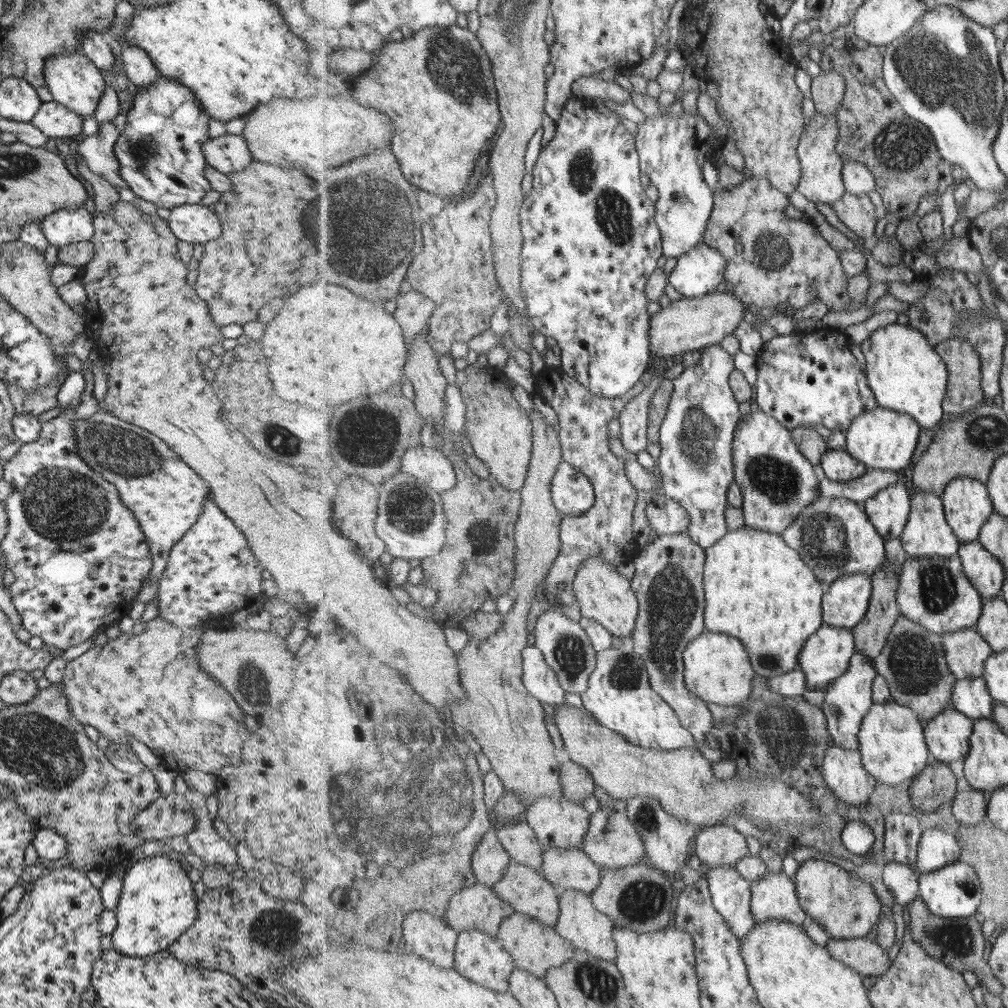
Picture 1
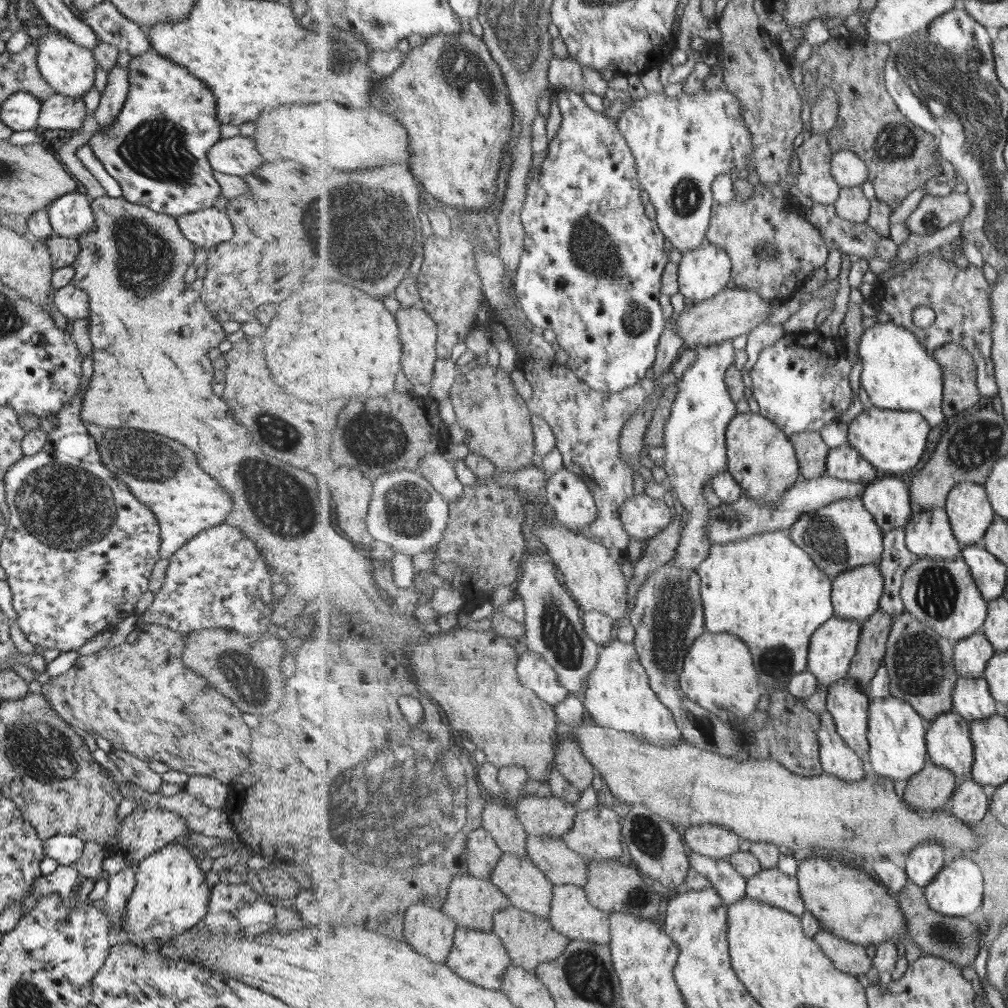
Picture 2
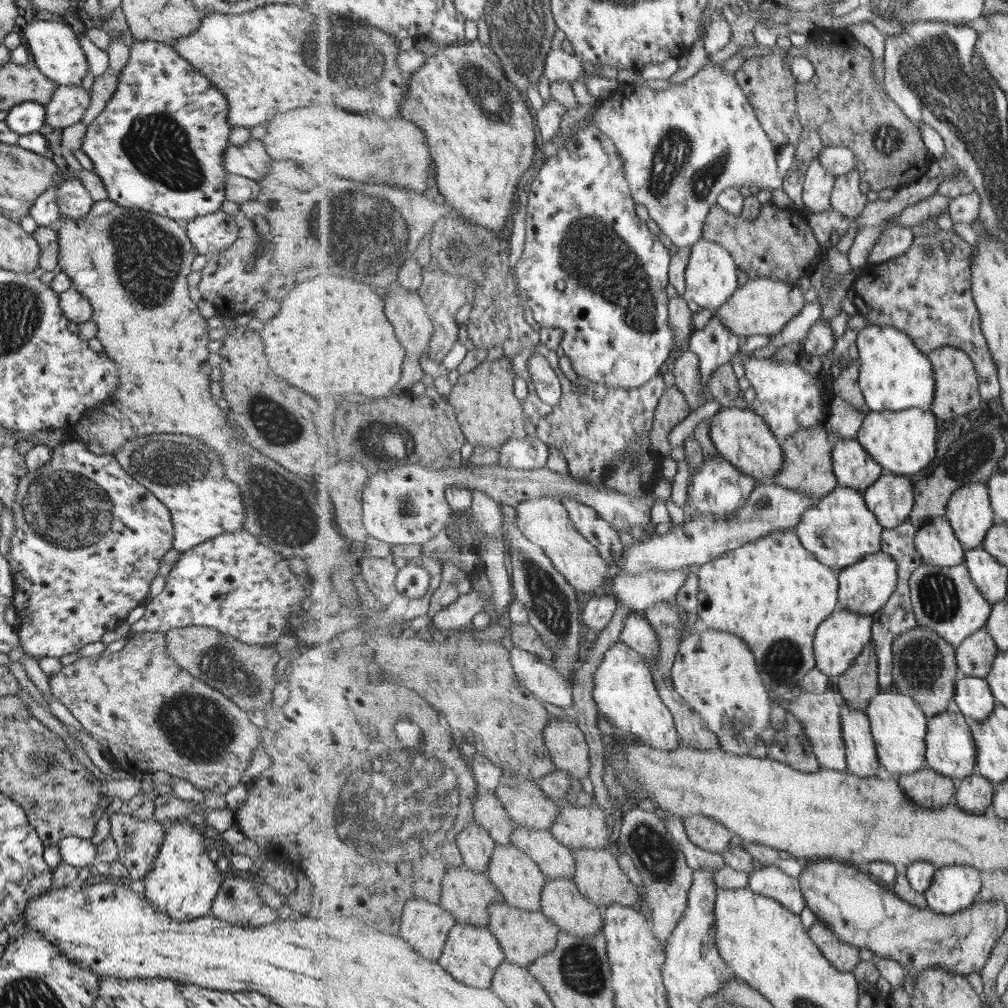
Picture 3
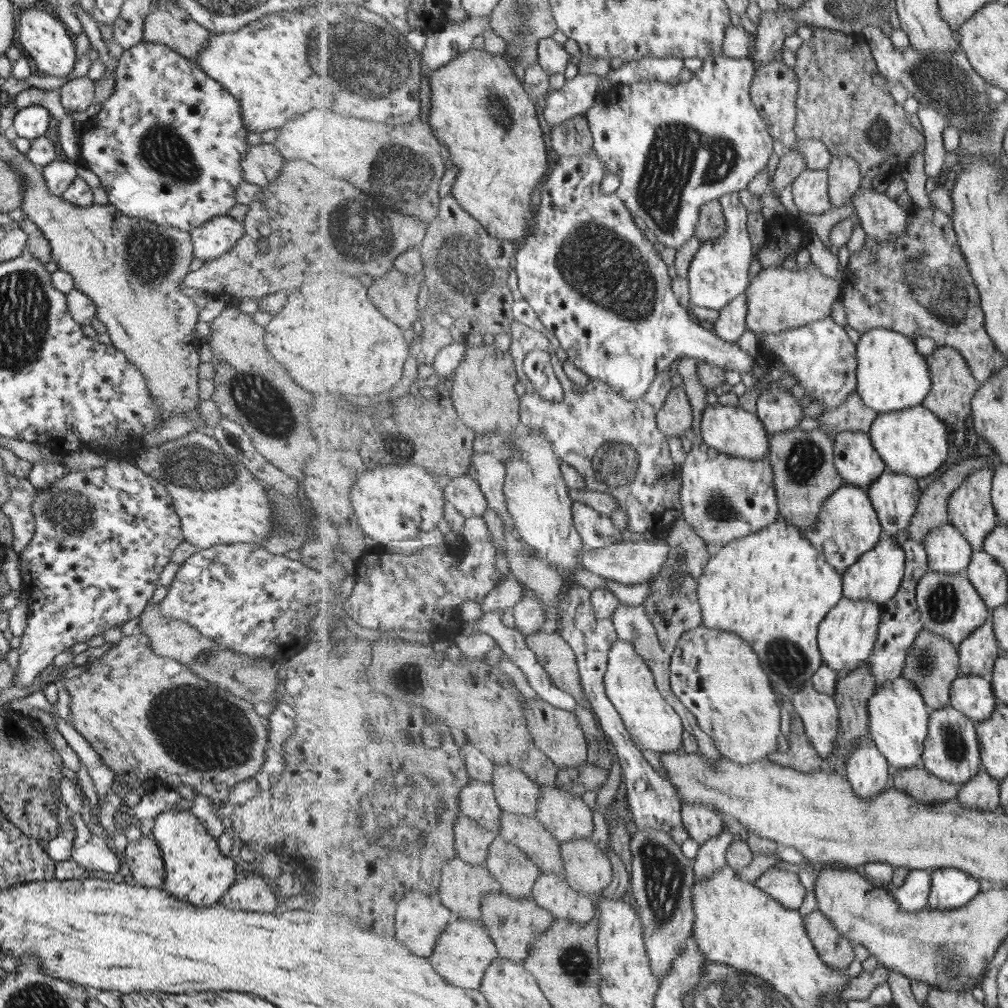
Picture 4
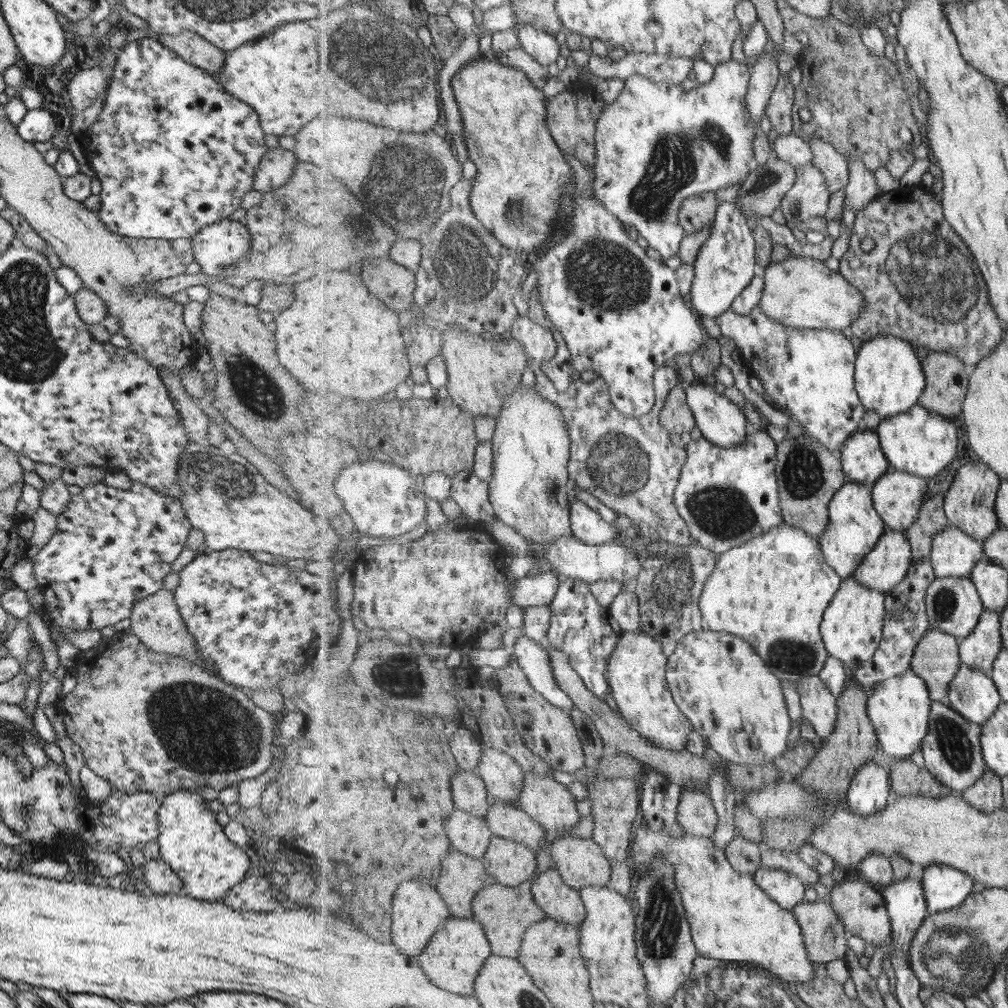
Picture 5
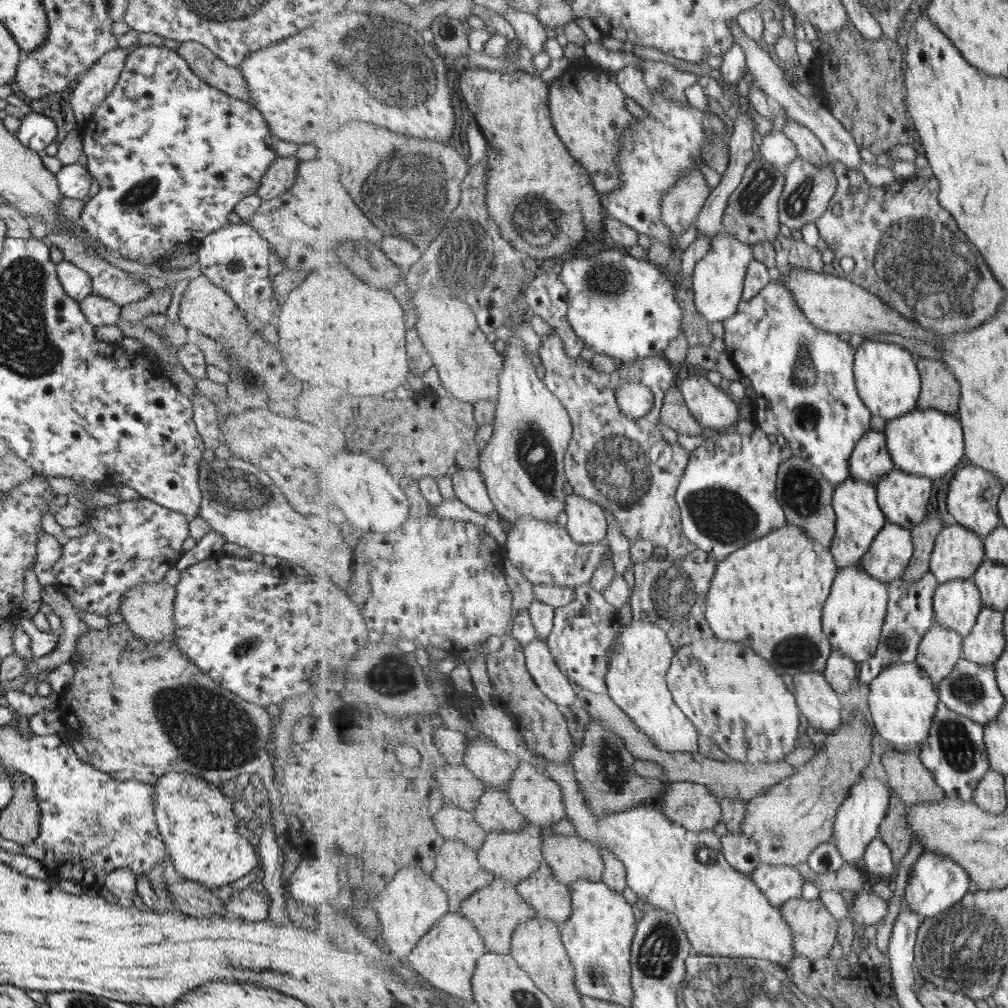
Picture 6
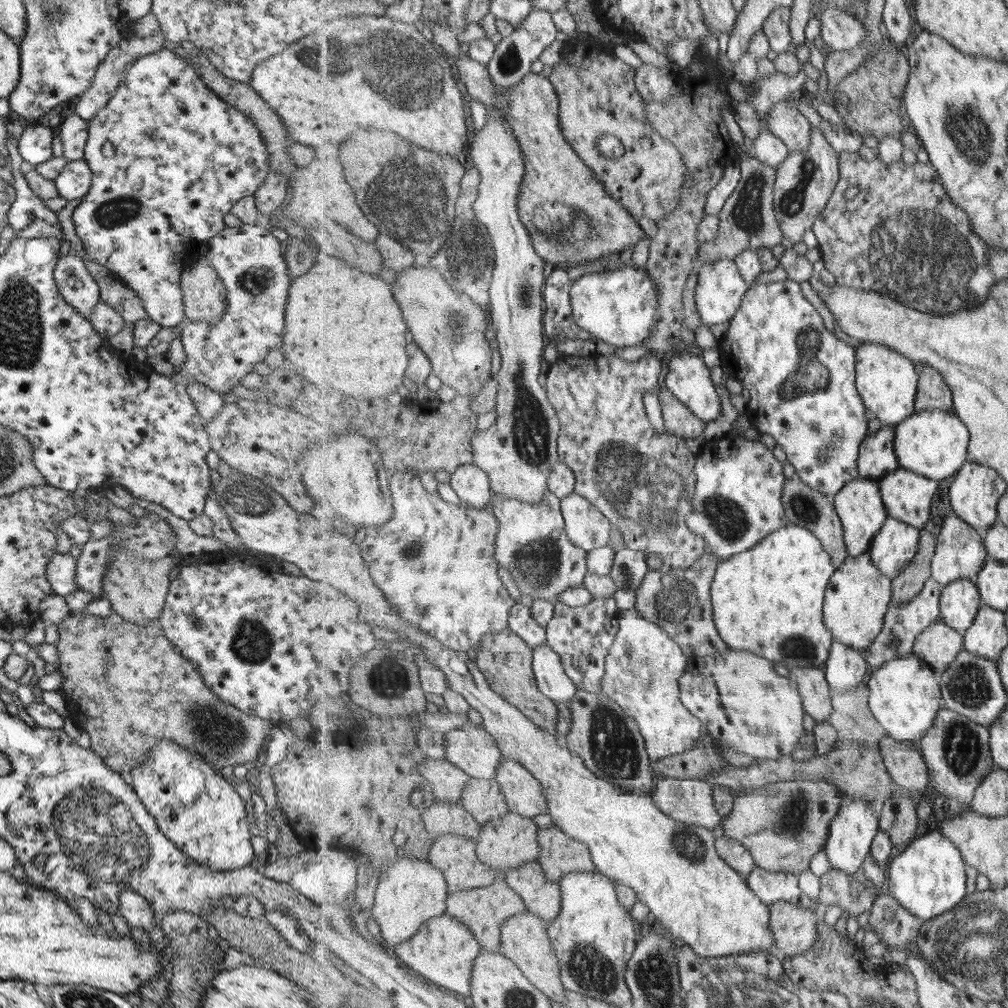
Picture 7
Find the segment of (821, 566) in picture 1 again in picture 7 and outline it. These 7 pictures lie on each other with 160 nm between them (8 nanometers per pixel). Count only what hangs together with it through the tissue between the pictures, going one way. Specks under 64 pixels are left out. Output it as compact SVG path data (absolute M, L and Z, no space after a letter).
M859 476L854 481L848 482L836 494L833 501L846 530L846 543L850 556L856 557L867 553L875 535L883 528L890 516L882 497L879 480Z

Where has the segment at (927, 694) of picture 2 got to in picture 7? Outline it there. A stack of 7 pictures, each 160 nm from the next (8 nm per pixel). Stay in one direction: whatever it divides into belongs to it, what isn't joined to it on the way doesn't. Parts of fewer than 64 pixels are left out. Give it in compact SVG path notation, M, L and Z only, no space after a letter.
M939 620L917 637L914 653L942 674L964 649L964 635Z

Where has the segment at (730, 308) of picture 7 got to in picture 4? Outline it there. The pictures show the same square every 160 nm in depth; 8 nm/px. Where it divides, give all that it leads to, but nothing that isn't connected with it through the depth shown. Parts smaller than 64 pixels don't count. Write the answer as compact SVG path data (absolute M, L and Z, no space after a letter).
M729 193L720 198L726 214L726 233L714 241L702 243L693 259L688 279L692 305L721 311L751 286L751 264L755 256L749 238L749 216L741 204L738 193Z

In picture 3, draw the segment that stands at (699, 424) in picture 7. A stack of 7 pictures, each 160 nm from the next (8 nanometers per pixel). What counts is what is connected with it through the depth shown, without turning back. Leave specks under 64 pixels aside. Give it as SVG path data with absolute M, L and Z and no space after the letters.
M677 386L666 390L654 416L651 446L664 457L671 454L671 430L691 414L690 404Z

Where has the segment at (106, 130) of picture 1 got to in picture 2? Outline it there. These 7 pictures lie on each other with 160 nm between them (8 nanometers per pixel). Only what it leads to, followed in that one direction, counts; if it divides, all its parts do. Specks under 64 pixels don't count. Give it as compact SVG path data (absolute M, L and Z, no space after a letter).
M116 63L106 73L106 85L103 92L100 92L99 106L94 111L98 124L95 133L106 129L113 122L125 102L127 91L126 70Z

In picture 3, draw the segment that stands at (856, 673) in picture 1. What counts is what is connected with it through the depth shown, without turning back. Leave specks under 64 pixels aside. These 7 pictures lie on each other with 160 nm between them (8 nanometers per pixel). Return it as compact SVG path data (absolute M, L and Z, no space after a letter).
M842 698L842 727L846 740L848 771L861 778L875 777L881 762L878 757L870 718L865 710L856 710Z

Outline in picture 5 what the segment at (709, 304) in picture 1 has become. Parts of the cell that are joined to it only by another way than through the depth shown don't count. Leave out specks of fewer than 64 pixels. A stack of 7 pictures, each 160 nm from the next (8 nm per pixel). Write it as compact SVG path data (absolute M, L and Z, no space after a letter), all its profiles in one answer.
M803 256L771 262L762 272L766 288L759 306L769 318L777 319L783 326L843 331L857 321L865 305L865 296L861 291L840 272L829 270L818 258Z

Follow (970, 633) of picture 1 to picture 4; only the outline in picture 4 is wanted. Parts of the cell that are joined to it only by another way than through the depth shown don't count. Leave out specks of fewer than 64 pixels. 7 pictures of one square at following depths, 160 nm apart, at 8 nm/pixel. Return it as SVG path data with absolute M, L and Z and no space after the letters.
M989 616L969 638L957 646L961 674L981 675L992 679L995 663L1001 655L1001 646L994 631L994 618Z

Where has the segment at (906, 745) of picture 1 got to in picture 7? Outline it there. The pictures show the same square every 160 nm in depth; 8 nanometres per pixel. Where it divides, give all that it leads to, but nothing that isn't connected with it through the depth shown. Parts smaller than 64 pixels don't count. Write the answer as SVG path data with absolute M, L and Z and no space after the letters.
M914 652L905 658L883 663L879 670L871 672L867 682L868 704L886 734L900 741L921 742L943 708L944 698L939 675Z

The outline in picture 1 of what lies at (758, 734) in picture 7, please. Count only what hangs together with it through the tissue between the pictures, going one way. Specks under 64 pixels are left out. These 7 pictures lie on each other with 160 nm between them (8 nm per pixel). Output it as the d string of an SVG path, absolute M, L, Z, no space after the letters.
M705 629L684 652L686 685L705 702L721 706L737 706L750 699L754 692L756 672L750 654L740 638Z

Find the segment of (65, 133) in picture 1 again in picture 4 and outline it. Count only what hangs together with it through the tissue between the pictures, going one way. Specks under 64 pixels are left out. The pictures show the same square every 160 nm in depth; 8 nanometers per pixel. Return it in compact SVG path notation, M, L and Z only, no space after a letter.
M87 76L71 79L57 91L61 107L65 111L83 112L94 102L94 80Z

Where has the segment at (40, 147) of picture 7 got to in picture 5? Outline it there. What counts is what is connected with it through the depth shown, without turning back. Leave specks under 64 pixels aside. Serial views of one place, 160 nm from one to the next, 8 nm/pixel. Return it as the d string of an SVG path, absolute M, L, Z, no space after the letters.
M43 109L28 110L16 124L16 133L27 142L49 141L55 123L49 112Z

